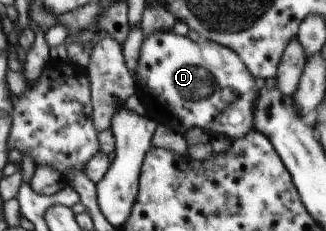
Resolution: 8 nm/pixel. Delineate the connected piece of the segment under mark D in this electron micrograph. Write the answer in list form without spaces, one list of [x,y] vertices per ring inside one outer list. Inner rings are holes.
[[[173,31],[156,32],[144,37],[140,59],[133,71],[136,80],[136,94],[143,104],[144,114],[151,116],[157,123],[164,123],[174,131],[184,135],[190,128],[199,126],[199,114],[211,114],[213,122],[205,122],[207,128],[221,130],[223,137],[243,138],[254,128],[254,106],[258,97],[260,82],[248,71],[239,55],[230,48],[217,42],[199,40],[194,42],[188,37],[175,35]]]

